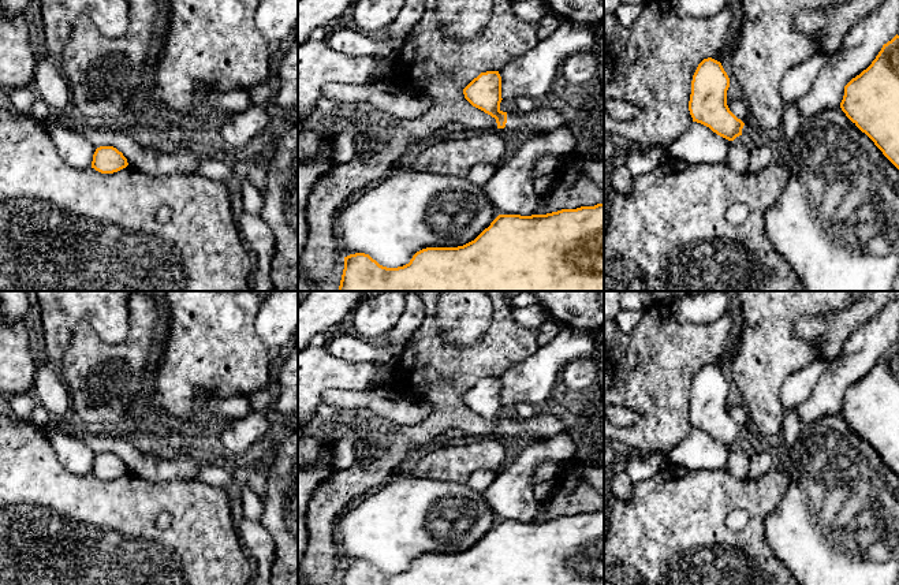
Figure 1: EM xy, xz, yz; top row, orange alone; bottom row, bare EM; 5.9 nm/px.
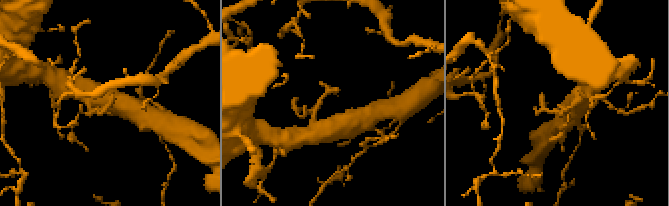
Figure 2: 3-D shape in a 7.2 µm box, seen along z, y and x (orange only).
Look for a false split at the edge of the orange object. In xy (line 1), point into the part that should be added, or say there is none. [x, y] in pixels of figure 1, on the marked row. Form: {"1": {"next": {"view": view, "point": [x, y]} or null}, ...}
{"1": {"next": null}}

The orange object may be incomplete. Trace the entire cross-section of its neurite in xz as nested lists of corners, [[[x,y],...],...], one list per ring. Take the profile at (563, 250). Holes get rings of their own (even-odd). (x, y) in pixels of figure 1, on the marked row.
[[[604,204],[562,209],[547,215],[499,215],[474,241],[458,247],[426,247],[417,251],[409,264],[398,268],[380,265],[369,254],[344,257],[344,269],[337,291],[604,291]]]

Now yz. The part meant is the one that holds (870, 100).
[[[899,36],[883,45],[881,51],[859,75],[844,86],[840,103],[846,116],[865,133],[883,154],[899,169]]]

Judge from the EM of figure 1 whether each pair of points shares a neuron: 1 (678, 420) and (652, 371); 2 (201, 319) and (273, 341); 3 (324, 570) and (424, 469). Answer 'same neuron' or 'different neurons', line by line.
1: same neuron
2: different neurons
3: different neurons

